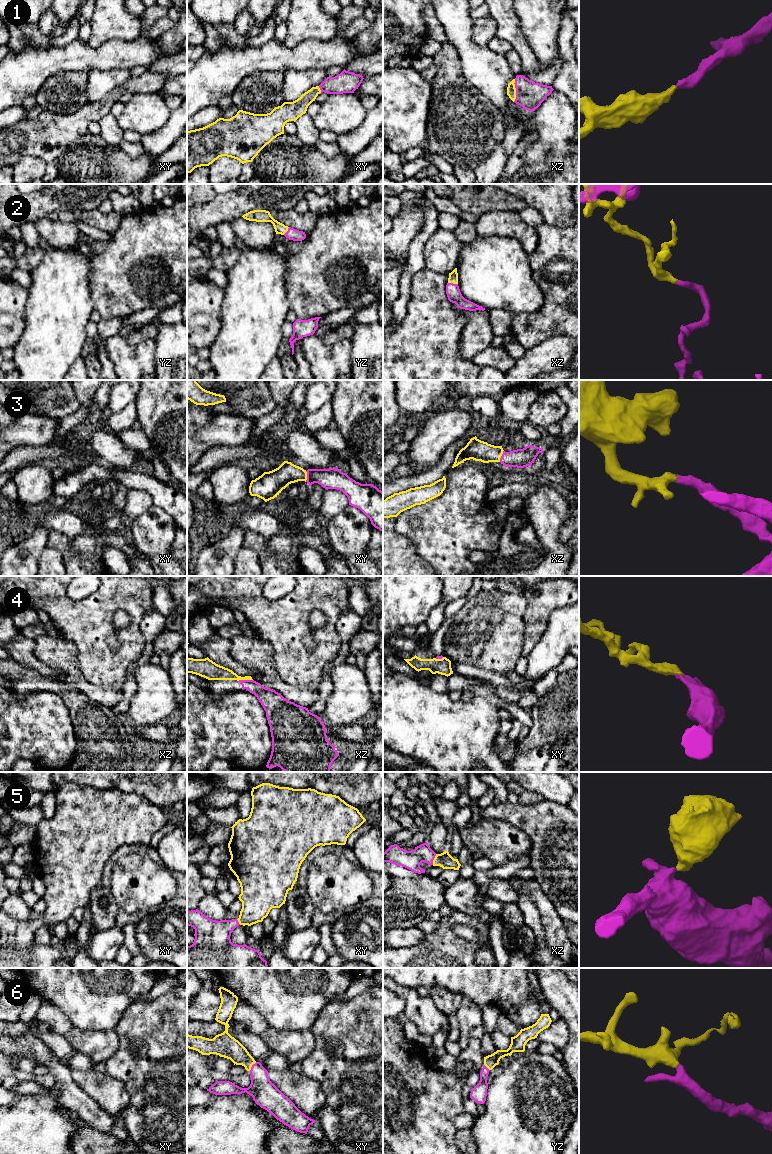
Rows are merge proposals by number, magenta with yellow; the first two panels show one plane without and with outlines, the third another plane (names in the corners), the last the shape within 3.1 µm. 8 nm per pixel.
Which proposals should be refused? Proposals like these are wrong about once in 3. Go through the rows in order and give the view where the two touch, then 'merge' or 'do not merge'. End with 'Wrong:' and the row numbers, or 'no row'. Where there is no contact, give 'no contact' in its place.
1: xz | merge
2: xz | merge
3: xz | merge
4: xz | merge
5: xz | merge
6: xy | merge
Wrong: no row

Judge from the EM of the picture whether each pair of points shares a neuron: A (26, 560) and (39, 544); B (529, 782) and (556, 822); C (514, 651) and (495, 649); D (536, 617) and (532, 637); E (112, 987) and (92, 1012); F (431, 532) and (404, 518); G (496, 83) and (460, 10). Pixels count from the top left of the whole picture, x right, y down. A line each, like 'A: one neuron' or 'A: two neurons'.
A: one neuron
B: two neurons
C: one neuron
D: one neuron
E: one neuron
F: one neuron
G: one neuron

